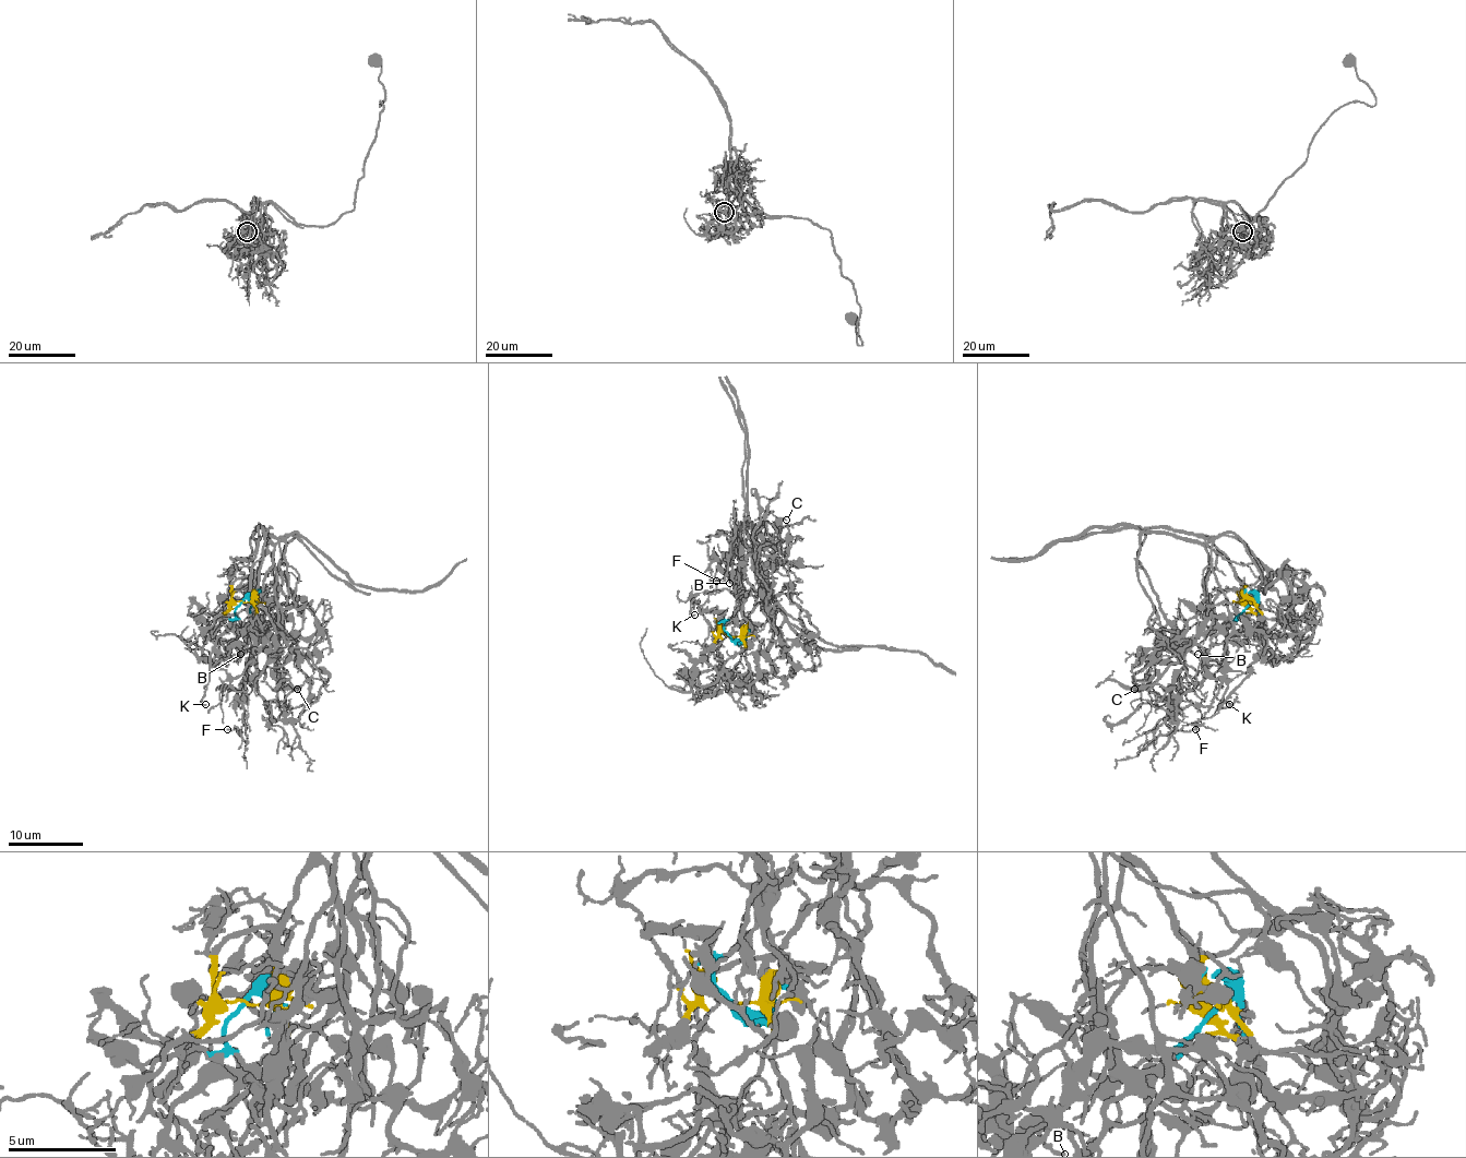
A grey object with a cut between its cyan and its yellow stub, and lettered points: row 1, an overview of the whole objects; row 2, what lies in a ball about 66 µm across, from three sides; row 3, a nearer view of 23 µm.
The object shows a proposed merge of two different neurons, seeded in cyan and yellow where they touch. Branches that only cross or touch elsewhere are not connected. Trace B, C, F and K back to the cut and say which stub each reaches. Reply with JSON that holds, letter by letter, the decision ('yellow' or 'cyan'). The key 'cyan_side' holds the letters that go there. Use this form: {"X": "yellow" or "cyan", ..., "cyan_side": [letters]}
{"B": "cyan", "C": "cyan", "F": "cyan", "K": "cyan", "cyan_side": ["B", "C", "F", "K"]}

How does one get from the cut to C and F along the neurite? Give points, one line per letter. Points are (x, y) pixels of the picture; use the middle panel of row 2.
C: (730, 637), (747, 632), (741, 601), (762, 588), (747, 524), (757, 568), (787, 521)
F: (730, 637), (725, 632), (725, 622), (738, 609), (740, 596), (732, 572), (732, 551), (725, 578), (715, 581)

